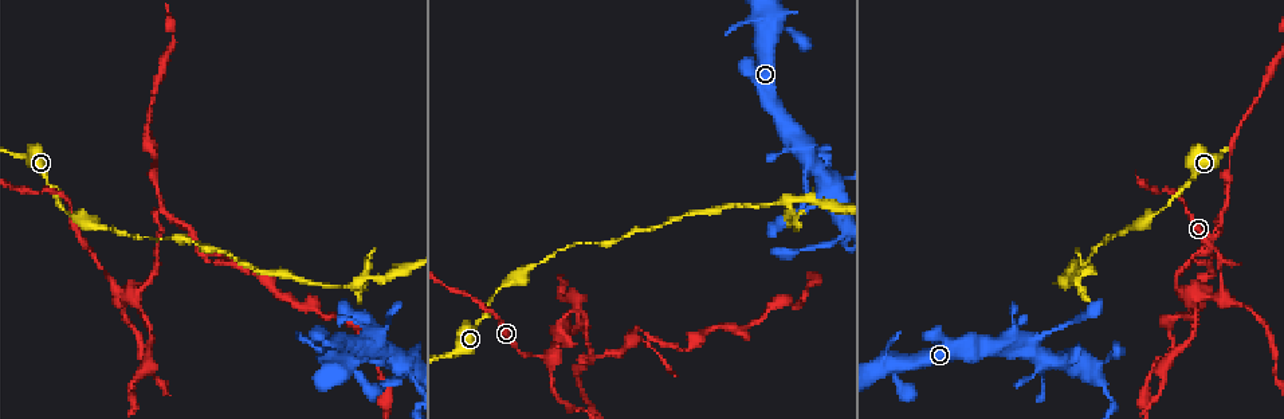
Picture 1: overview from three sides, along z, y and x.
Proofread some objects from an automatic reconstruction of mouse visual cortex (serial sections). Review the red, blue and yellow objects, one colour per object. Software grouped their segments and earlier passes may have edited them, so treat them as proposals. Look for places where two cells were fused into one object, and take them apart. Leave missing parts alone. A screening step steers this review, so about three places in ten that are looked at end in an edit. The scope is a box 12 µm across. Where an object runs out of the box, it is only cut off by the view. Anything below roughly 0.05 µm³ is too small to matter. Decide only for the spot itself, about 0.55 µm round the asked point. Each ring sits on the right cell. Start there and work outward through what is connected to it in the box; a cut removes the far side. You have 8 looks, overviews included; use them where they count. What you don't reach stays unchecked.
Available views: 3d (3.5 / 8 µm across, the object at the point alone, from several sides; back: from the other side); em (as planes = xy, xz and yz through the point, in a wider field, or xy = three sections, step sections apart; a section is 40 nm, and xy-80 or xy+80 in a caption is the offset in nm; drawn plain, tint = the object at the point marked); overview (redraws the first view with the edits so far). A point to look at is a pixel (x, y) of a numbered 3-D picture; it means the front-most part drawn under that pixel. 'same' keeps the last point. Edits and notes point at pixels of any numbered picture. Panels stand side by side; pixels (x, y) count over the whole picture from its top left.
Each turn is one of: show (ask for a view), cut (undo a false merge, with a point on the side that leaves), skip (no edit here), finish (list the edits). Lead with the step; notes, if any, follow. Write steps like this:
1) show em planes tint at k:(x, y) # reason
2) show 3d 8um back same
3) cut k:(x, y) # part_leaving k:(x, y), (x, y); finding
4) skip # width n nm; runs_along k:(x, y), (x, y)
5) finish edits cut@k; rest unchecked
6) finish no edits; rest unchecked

show 3d 3.5um at 1:(1197, 292) # narrows sharply

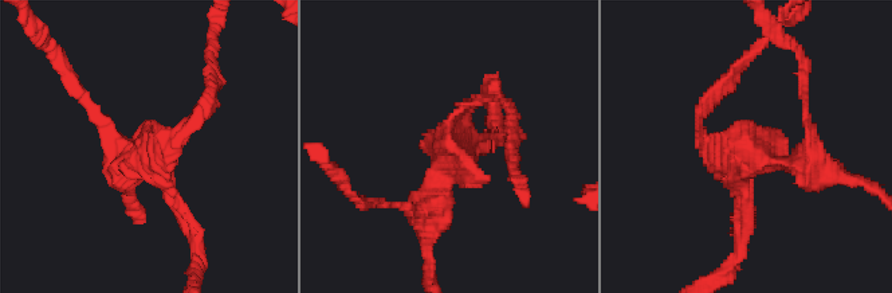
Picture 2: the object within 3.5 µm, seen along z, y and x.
show em planes tint at 2:(747, 154)

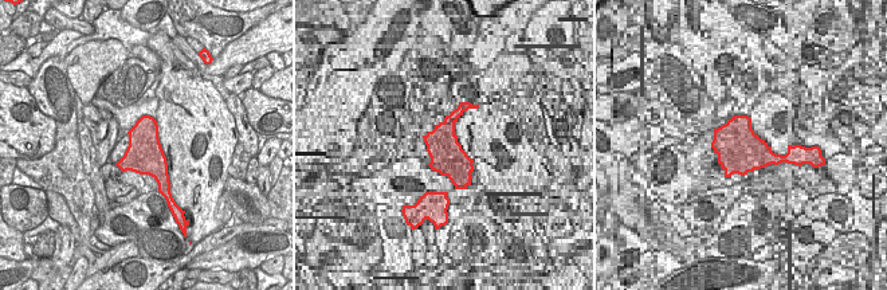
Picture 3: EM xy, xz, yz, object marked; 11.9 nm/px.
cut 2:(466, 147) # part_leaving 2:(435, 183), (451, 117), (496, 100); two cells meet here

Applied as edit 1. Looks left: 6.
show overview # redraw

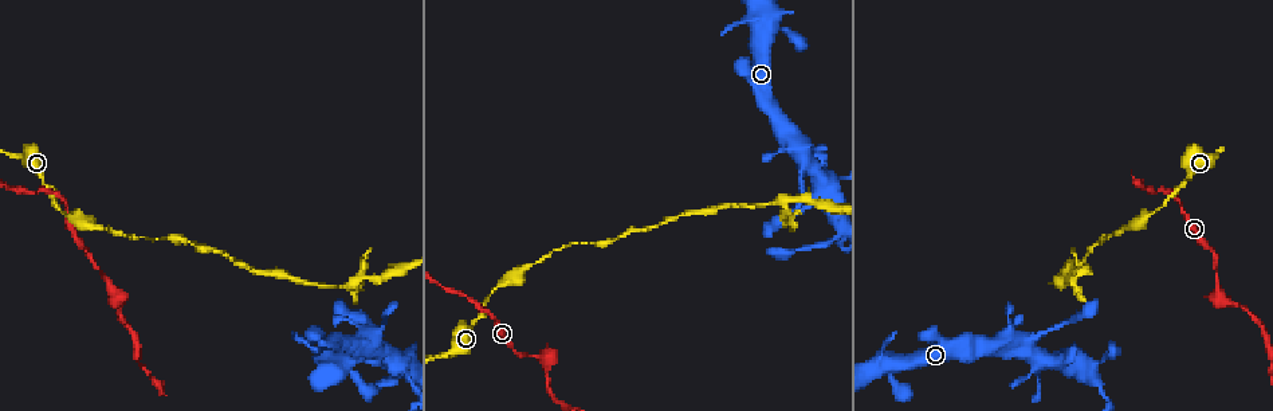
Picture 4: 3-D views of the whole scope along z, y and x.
show 3d 3.5um back at 4:(353, 286) # thin neck

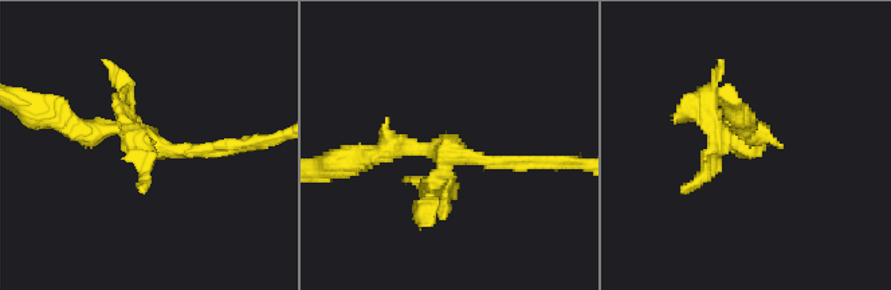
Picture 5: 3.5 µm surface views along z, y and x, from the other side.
show em xy step 1 tint at 5:(744, 145)

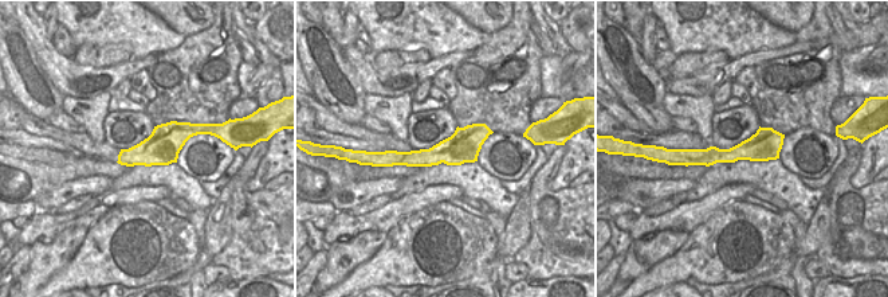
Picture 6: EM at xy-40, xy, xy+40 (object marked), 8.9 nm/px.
cut 5:(694, 116) # a second cell is stuck on

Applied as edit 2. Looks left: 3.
show overview # see it whole again

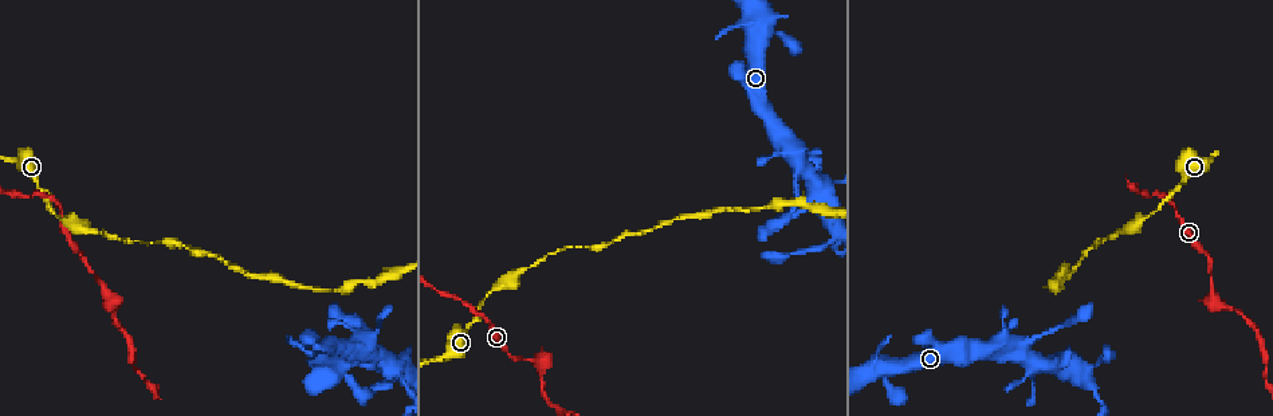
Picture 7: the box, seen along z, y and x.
show 3d 3.5um at 7:(798, 164) # sudden change in width

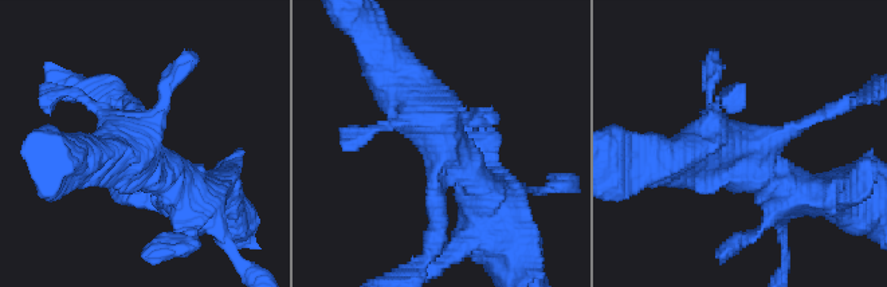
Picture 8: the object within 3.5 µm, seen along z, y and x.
show em xy step 2 tint at 8:(737, 141)

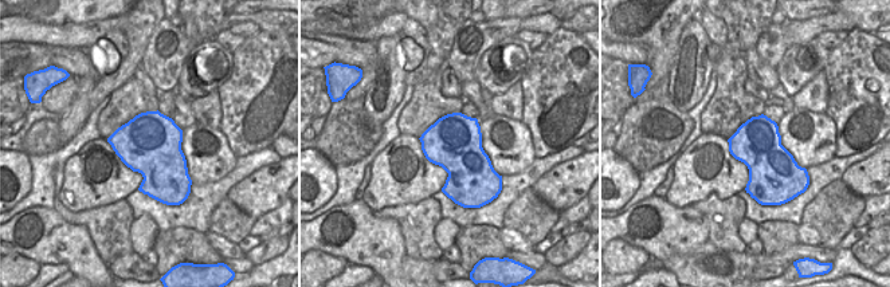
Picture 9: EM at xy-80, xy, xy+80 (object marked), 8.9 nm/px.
skip # runs_along 8:(379, 50), (478, 188); one cell here

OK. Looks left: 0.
finish edits cut@2, cut@5; rest unchecked

